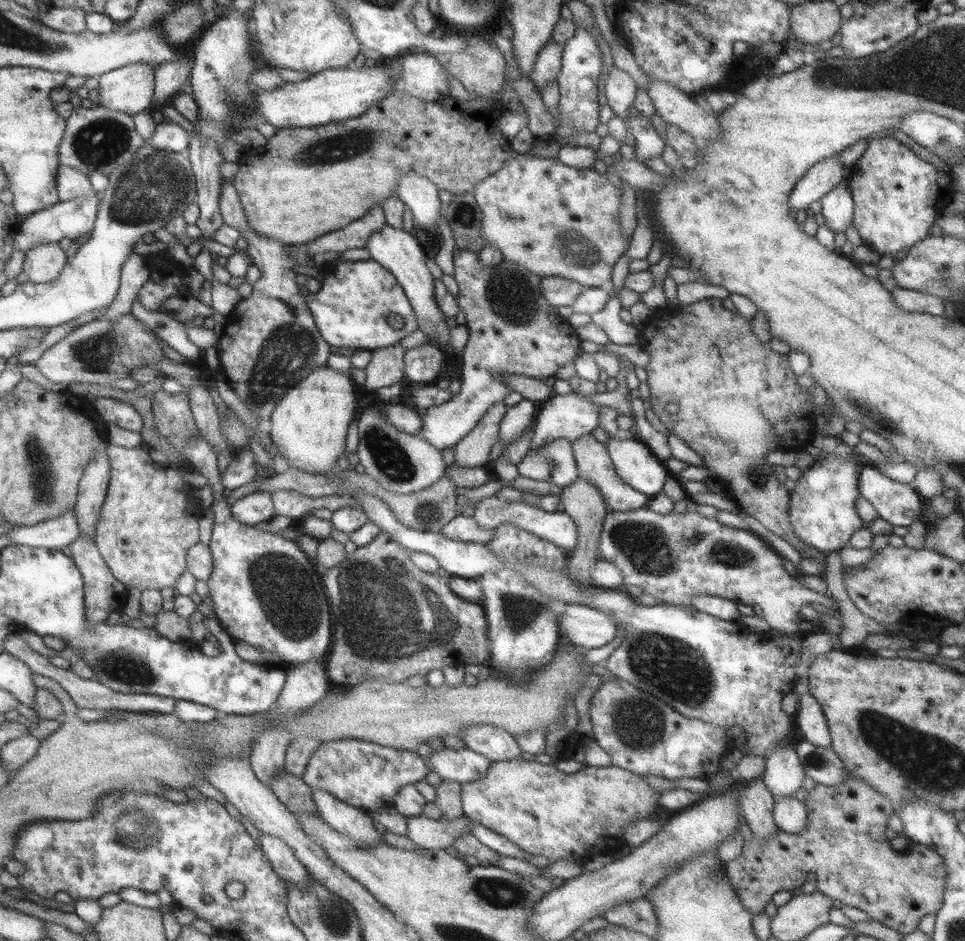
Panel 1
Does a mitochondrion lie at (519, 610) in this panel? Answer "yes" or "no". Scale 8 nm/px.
yes

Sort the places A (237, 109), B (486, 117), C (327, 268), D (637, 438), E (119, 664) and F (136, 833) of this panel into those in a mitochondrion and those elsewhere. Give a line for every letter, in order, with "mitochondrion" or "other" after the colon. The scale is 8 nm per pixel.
A: mitochondrion
B: other
C: other
D: other
E: mitochondrion
F: mitochondrion

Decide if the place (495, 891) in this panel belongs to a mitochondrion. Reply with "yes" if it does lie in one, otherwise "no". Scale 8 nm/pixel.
yes

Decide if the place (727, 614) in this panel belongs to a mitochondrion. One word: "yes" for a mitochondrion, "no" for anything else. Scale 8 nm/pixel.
no

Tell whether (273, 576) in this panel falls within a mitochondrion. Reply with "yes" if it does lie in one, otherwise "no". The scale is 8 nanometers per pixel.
yes

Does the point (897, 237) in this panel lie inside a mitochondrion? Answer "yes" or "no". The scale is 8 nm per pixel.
no

